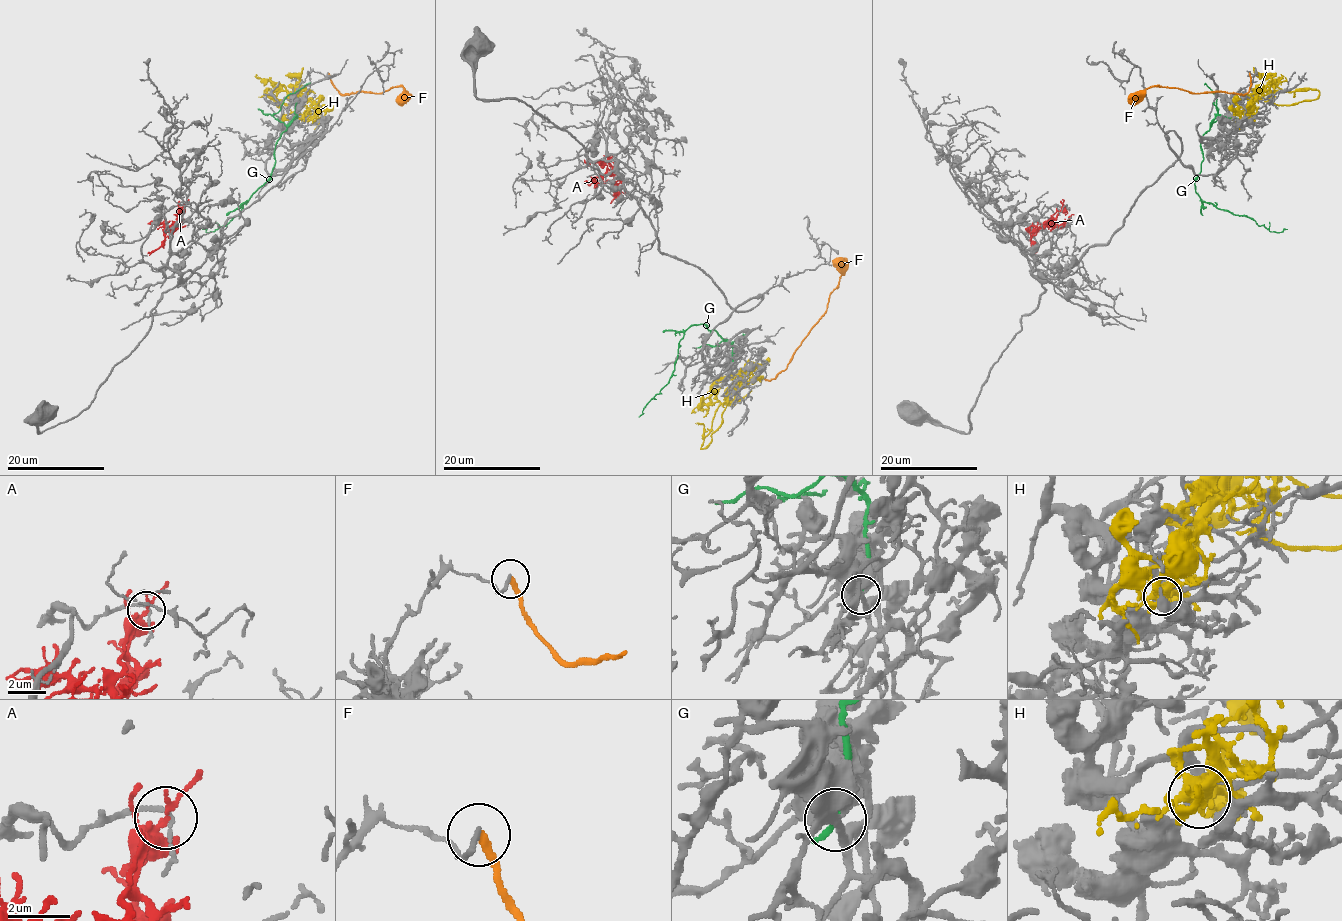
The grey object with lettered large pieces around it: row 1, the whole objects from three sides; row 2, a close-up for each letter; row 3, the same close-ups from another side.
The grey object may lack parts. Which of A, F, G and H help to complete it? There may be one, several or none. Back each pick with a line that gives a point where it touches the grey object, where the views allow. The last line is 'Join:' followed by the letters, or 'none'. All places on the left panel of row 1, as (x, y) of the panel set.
Join: none

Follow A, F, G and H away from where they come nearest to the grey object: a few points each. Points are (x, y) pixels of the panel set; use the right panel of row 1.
A: (1062, 206), (1064, 208), (1032, 235), (1033, 251), (1030, 253)
F: (1249, 73), (1251, 86), (1245, 94), (1192, 93), (1178, 87), (1155, 86), (1142, 90), (1128, 102)
G: (1241, 119), (1218, 115), (1201, 137), (1195, 192), (1203, 201), (1276, 232), (1287, 229)
H: (1245, 117), (1247, 108), (1266, 91), (1272, 92), (1276, 104), (1295, 104), (1319, 94)

